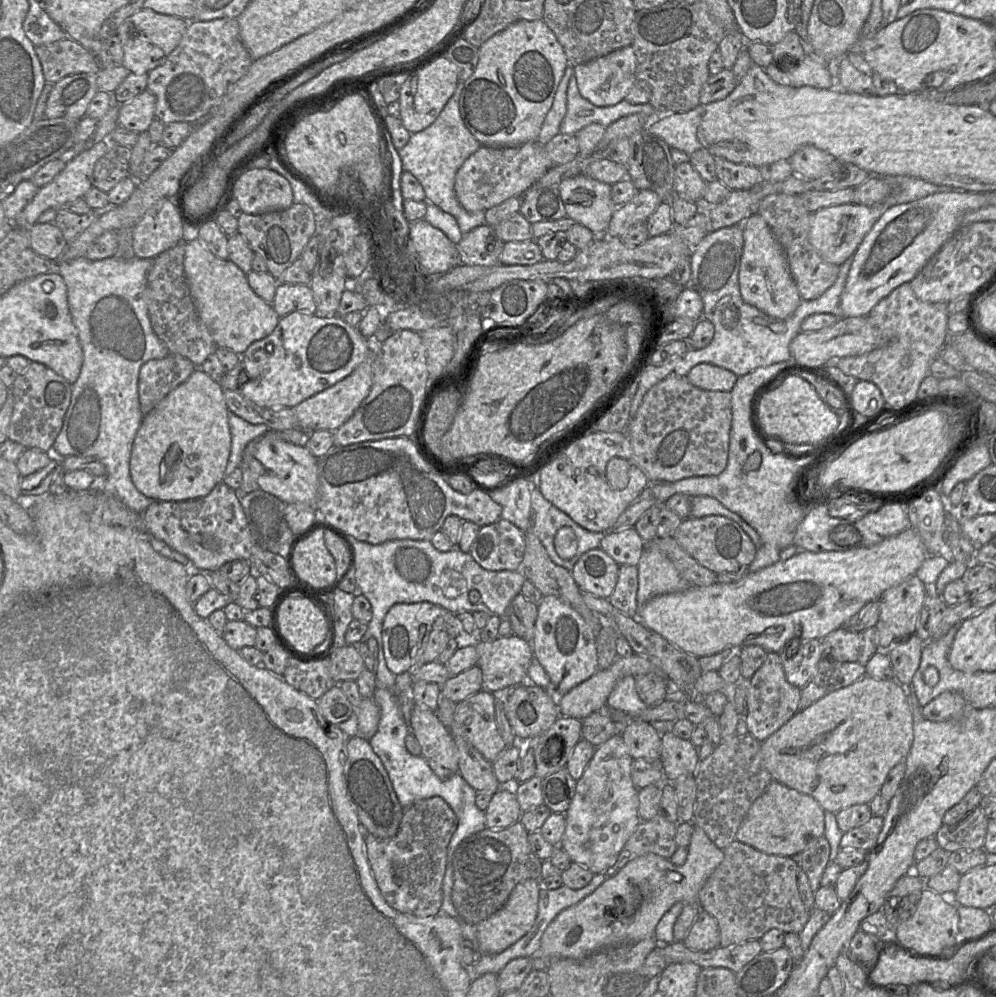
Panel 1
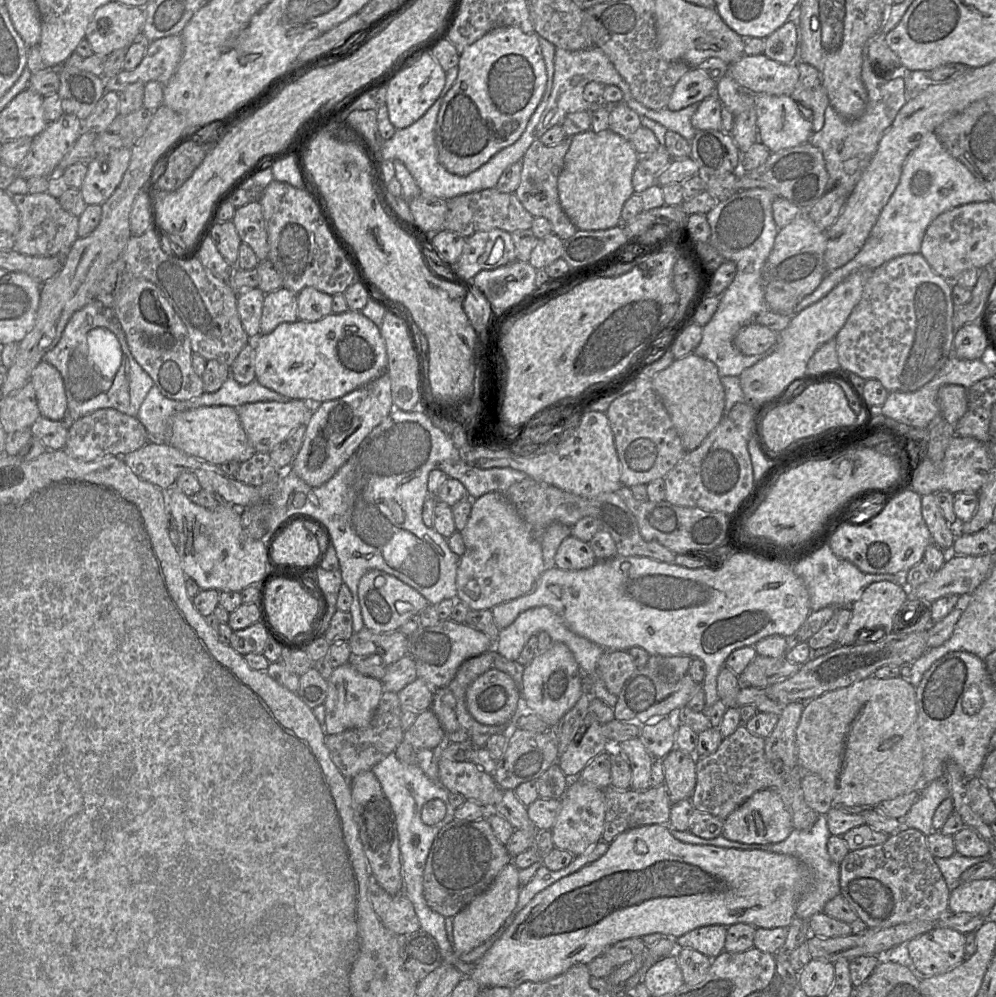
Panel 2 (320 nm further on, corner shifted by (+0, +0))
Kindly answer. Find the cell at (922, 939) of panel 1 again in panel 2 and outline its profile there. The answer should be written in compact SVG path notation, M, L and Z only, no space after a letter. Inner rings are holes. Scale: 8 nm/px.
M935 927L905 945L912 966L932 977L944 974L965 960L966 935L956 930Z

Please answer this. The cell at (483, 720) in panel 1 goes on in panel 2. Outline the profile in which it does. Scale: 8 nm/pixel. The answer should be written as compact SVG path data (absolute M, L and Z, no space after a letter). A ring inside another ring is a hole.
M431 709L417 715L410 728L405 730L403 741L416 751L421 749L438 750L446 742L447 734Z

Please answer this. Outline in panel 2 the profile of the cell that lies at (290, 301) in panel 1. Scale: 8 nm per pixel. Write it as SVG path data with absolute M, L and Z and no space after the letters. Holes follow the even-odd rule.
M281 287L265 294L260 320L261 334L271 333L281 323L297 320L299 318L296 293Z

